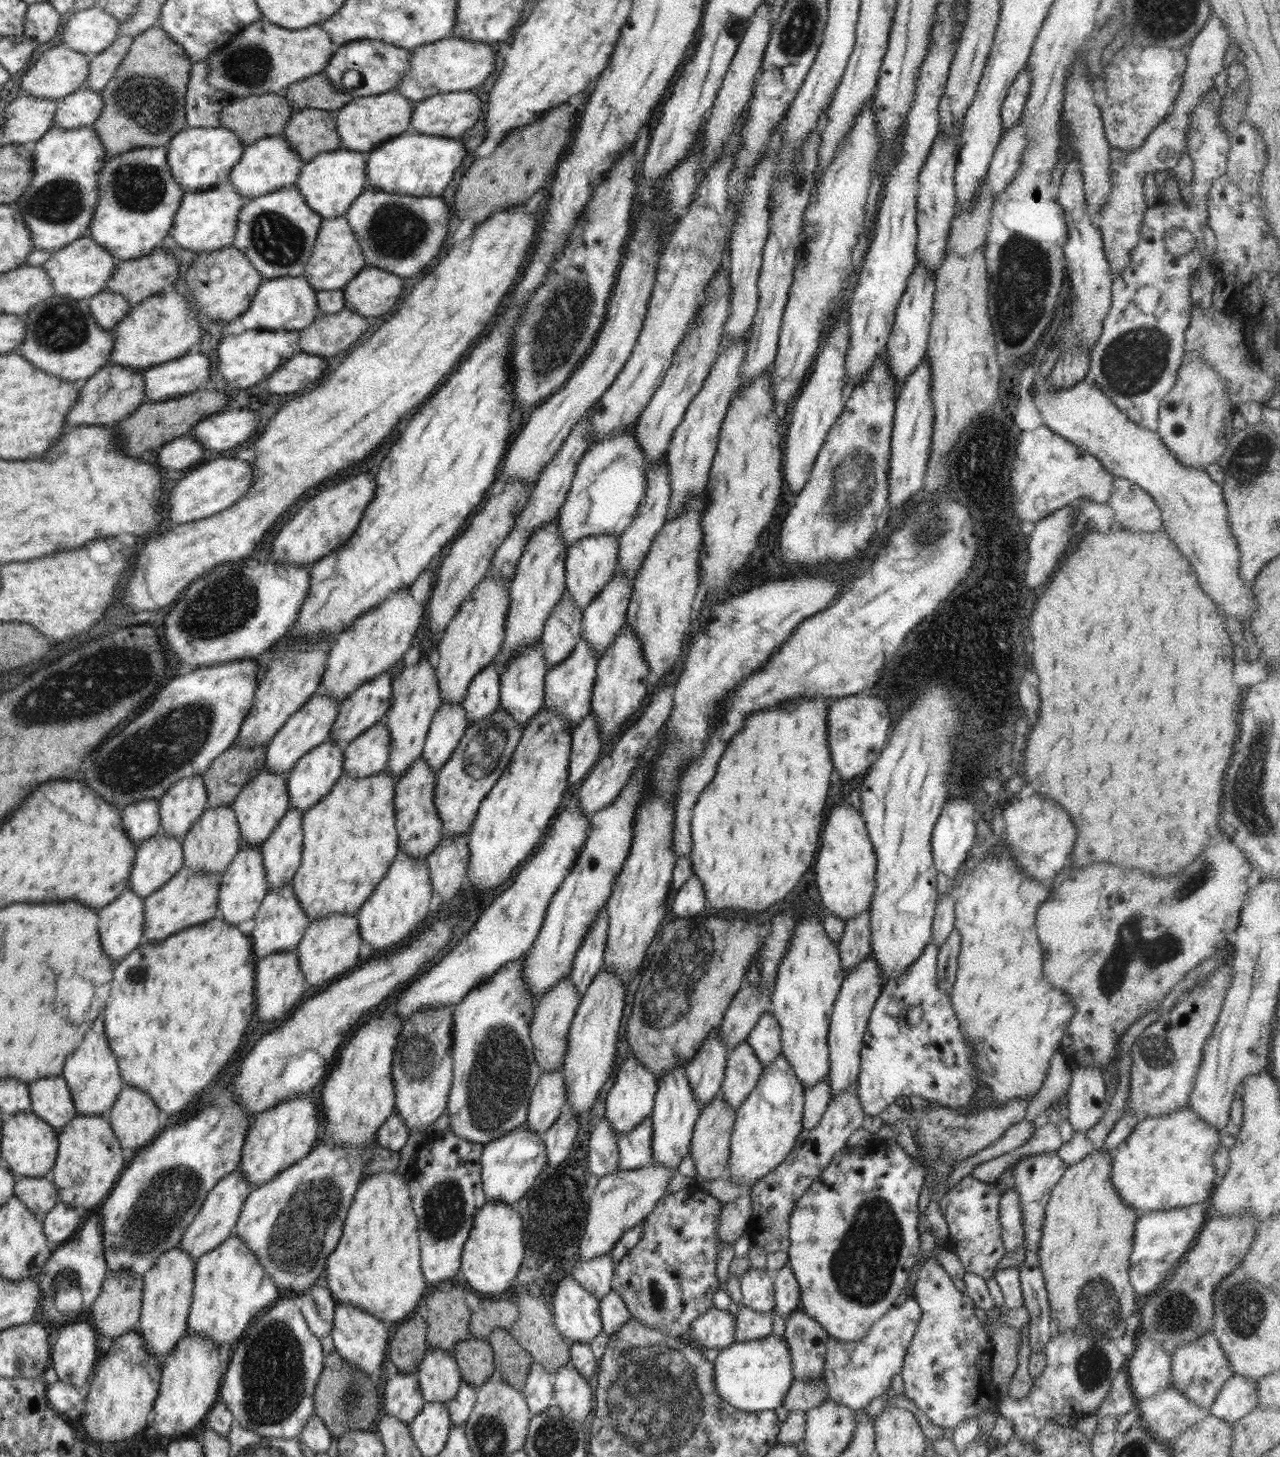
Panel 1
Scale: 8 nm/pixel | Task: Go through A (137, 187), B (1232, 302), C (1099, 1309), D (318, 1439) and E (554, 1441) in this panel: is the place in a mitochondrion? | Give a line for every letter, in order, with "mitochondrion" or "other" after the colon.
A: mitochondrion
B: other
C: mitochondrion
D: other
E: mitochondrion

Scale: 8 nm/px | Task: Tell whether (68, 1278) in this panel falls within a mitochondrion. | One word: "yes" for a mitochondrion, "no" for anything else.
yes

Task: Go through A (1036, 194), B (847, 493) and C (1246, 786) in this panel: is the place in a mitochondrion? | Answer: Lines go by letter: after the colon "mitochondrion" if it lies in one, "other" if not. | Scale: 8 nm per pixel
A: other
B: mitochondrion
C: mitochondrion

